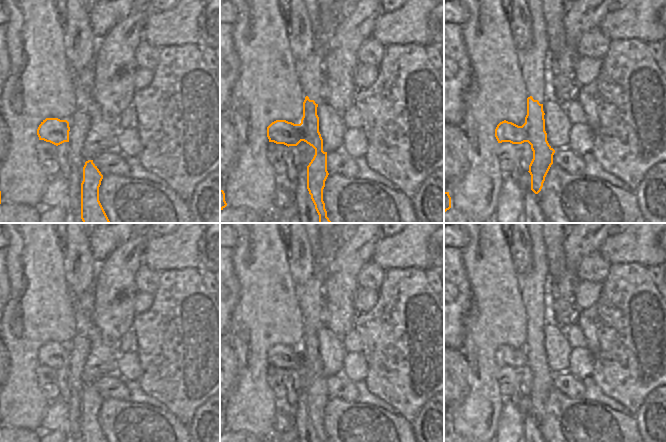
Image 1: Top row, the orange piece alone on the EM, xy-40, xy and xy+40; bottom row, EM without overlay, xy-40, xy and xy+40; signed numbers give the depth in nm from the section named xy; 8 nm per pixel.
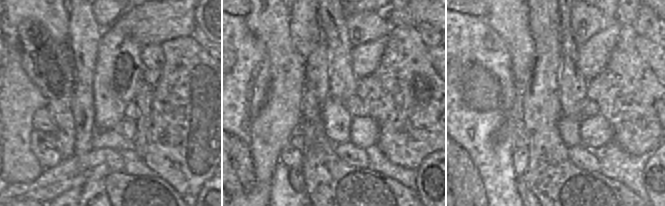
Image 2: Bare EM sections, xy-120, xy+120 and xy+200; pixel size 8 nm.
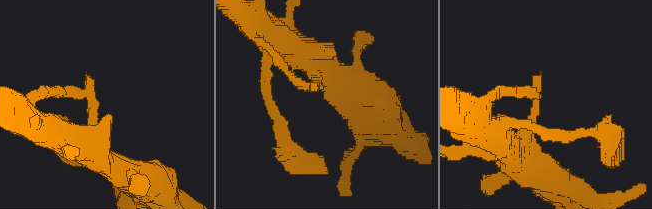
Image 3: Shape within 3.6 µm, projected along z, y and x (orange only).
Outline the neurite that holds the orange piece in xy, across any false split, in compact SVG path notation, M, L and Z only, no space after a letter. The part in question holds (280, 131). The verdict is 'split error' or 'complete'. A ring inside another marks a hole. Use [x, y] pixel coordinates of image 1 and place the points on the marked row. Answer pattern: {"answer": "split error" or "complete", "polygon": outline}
{"answer": "complete", "polygon": "M308 96L303 102L303 117L300 124L276 120L267 127L269 142L297 146L301 141L315 149L315 155L307 166L307 189L319 215L319 223L331 223L323 201L323 189L329 175L327 152L323 151L323 139L319 132L318 104Z"}

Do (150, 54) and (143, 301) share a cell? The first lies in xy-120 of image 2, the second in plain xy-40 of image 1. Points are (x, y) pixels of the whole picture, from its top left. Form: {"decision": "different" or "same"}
{"decision": "different"}

